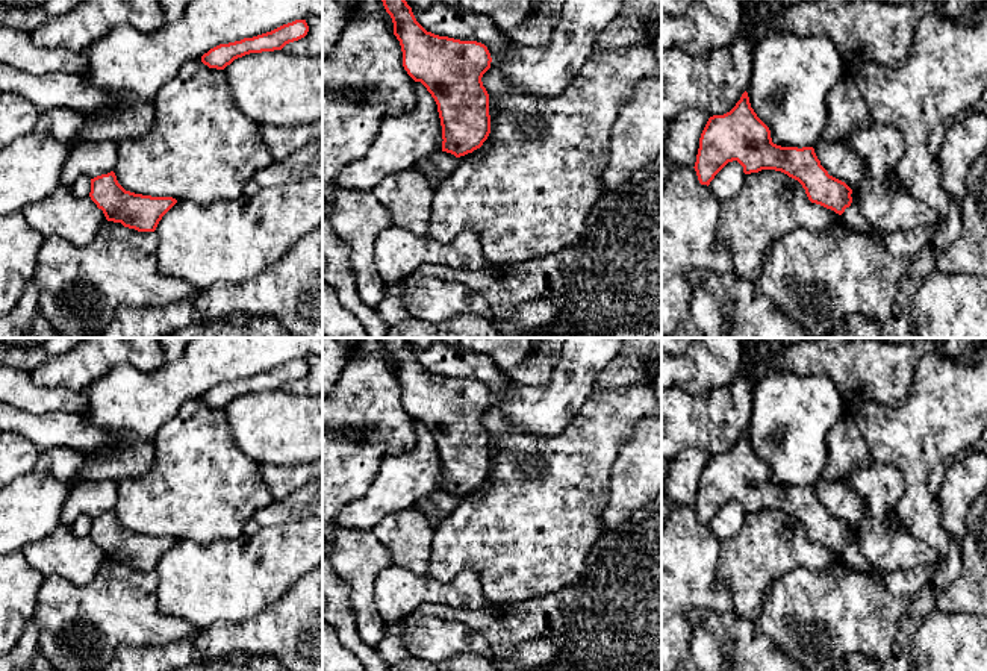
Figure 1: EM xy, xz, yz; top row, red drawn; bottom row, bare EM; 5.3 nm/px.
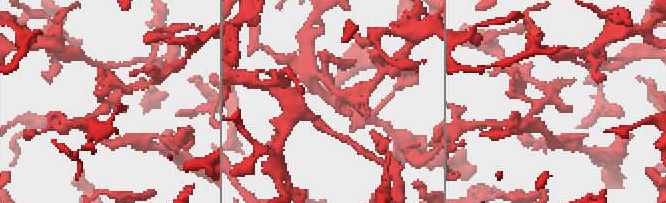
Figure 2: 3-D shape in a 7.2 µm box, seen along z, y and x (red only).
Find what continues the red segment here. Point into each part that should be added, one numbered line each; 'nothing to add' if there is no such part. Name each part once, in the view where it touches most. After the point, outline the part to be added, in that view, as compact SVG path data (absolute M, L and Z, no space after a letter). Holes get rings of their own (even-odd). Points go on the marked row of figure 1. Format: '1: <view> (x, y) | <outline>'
nothing to add

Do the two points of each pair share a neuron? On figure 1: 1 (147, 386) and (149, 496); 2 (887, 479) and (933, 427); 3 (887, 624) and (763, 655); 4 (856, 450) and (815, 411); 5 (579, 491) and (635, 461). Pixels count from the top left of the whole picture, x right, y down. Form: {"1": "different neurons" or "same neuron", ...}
{"1": "different neurons", "2": "different neurons", "3": "different neurons", "4": "different neurons", "5": "different neurons"}

